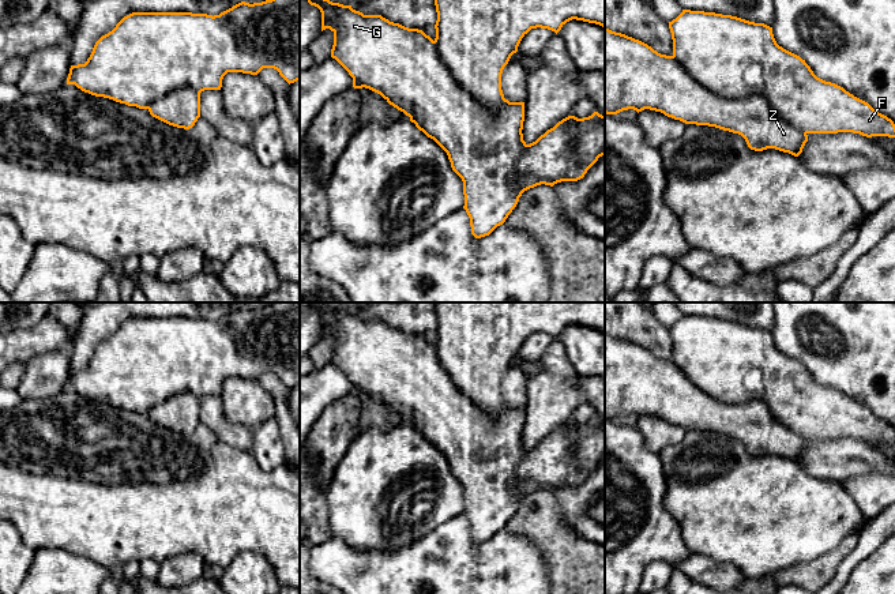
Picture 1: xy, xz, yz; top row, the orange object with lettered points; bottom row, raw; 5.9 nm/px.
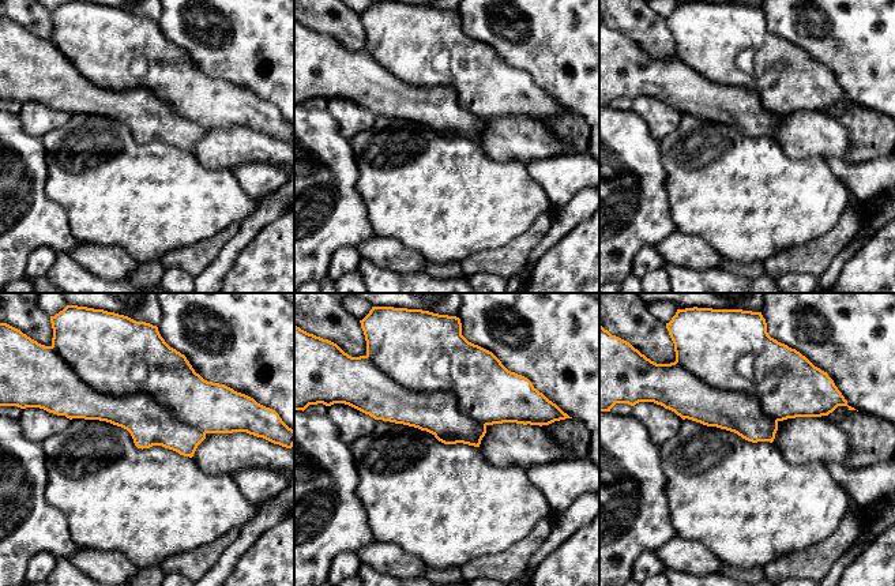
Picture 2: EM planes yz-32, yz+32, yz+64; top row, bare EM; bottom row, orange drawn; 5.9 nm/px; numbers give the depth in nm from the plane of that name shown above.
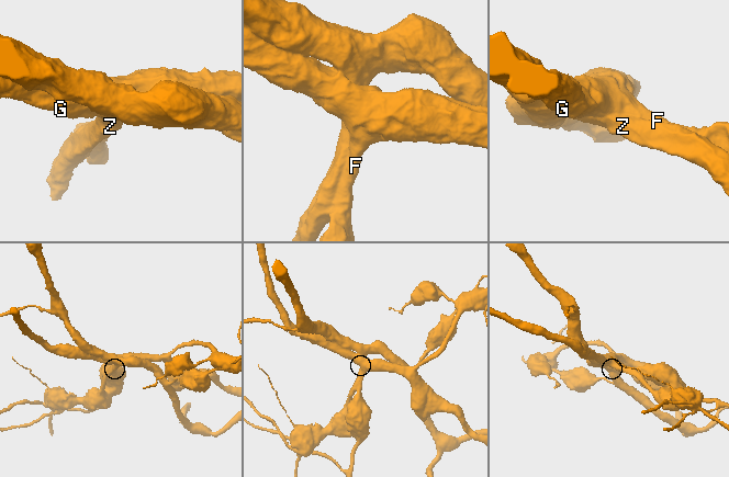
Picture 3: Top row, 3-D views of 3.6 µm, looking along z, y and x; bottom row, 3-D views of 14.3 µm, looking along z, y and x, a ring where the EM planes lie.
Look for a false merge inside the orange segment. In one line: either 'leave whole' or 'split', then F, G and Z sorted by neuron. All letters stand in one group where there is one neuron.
split; F G / Z

